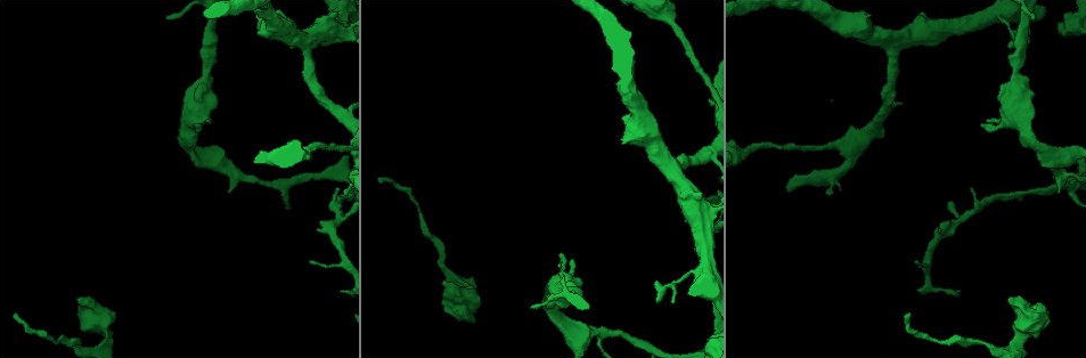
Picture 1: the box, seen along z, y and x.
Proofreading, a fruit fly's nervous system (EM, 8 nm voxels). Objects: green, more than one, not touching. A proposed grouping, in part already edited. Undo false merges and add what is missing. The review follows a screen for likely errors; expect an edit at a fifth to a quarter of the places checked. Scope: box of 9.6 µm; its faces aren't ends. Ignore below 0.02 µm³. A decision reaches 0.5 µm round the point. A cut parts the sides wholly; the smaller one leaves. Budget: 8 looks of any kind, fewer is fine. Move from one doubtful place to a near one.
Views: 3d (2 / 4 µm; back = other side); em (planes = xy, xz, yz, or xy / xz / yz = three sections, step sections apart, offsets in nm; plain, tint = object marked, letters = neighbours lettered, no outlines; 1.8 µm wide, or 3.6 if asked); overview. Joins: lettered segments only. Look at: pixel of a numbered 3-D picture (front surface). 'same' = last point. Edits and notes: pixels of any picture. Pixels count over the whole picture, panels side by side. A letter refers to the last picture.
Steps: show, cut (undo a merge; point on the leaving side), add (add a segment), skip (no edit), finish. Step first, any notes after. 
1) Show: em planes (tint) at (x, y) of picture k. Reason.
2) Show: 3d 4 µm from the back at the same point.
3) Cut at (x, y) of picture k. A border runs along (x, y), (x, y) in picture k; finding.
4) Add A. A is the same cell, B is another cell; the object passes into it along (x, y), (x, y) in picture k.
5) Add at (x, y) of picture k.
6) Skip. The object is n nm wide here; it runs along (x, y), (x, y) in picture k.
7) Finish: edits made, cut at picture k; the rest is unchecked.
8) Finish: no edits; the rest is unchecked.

Show: em 3.6 µm xy step 16 (letters) at (602, 331) of picture 1. Thin arm on a thick one.

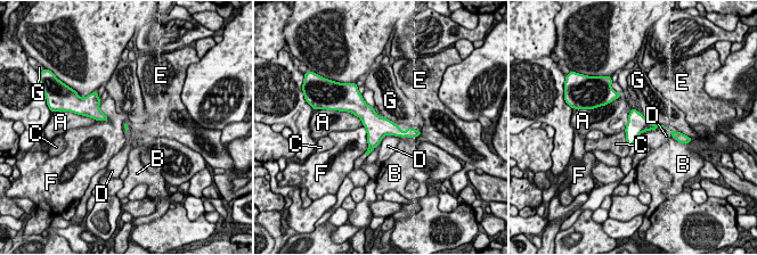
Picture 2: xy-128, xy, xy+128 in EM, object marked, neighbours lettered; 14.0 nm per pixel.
Skip. The object is 60 nm wide here; A, B, C, D, E, F and G are other cells; it runs along (353, 110), (377, 126), (413, 133) in picture 2; all the same cell.

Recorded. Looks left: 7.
Show: em planes (letters) at (1010, 46) of picture 1. Thin end.

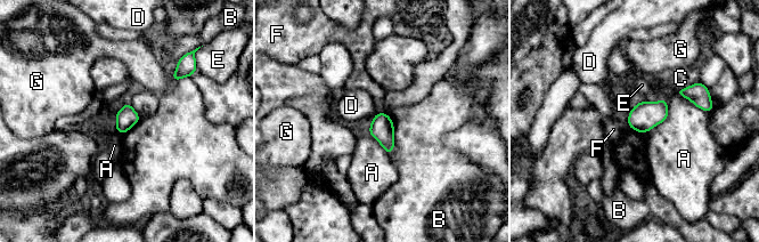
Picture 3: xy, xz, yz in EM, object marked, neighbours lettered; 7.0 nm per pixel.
Skip. The longest contact is with A, 300 nm; A, B, C, D, E, F and G are other cells; a border runs along (389, 117), (393, 128), (391, 154) in picture 3; none of them fits.

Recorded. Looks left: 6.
Show: 3d 2 µm at (169, 15) of picture 1. Tapers out.

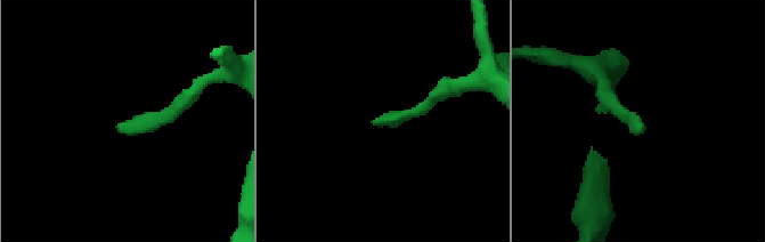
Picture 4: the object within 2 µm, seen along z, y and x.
Show: em xz step 16 (letters) at (376, 121) of picture 4. Shape alone is not enough.

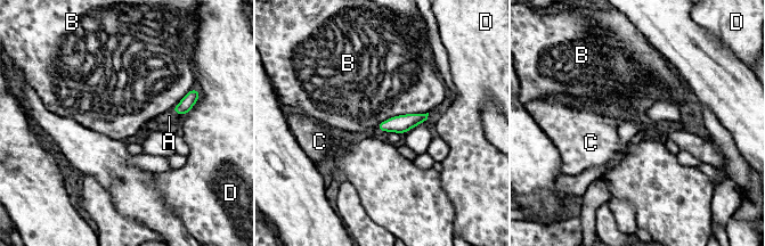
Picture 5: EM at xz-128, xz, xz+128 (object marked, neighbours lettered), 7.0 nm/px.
Skip. The object is 120 nm wide here; A, B, C and D are other cells; a border runs along (428, 112), (391, 116), (376, 129) in picture 5; none of them fits.

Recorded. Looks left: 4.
Finish: no edits; the rest is unchecked.

